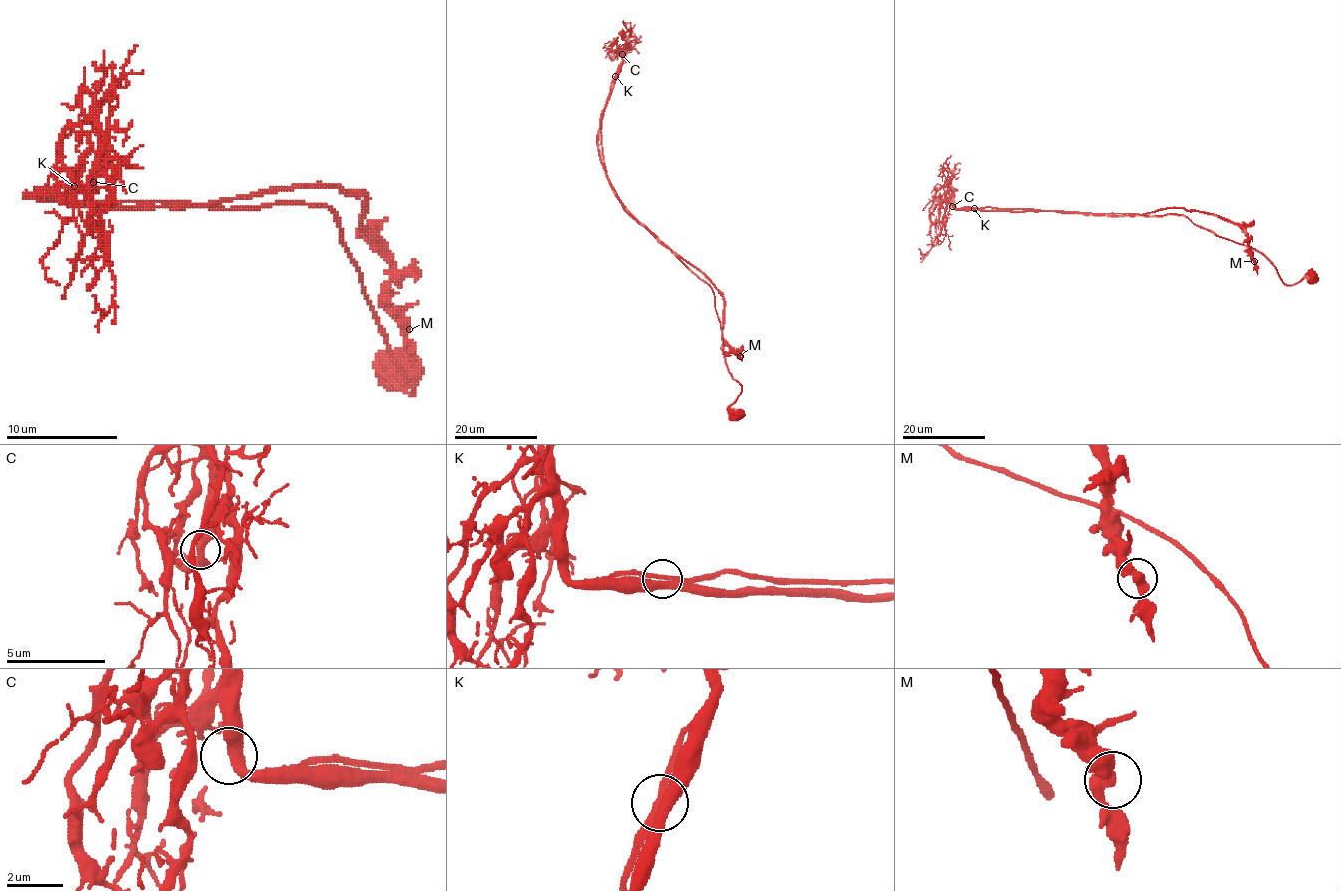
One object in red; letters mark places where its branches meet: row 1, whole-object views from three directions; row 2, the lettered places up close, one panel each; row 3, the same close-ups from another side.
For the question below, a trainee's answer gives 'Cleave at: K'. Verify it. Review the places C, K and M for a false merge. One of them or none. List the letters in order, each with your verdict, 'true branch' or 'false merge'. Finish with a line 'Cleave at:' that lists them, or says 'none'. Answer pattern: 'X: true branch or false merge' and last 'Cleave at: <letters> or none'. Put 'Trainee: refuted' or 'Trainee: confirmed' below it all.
C: true branch
K: true branch
M: true branch
Cleave at: none
Trainee: refuted

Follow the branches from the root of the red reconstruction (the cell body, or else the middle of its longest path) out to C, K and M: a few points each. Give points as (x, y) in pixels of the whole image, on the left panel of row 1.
C: (395, 376), (382, 373), (412, 393), (326, 207), (82, 207), (34, 190), (82, 193), (93, 182)
K: (395, 376), (382, 373), (412, 393), (343, 246), (340, 221), (326, 207), (82, 207), (34, 190), (73, 187)
M: (395, 376), (412, 393), (326, 207), (220, 204), (362, 193), (409, 329)

